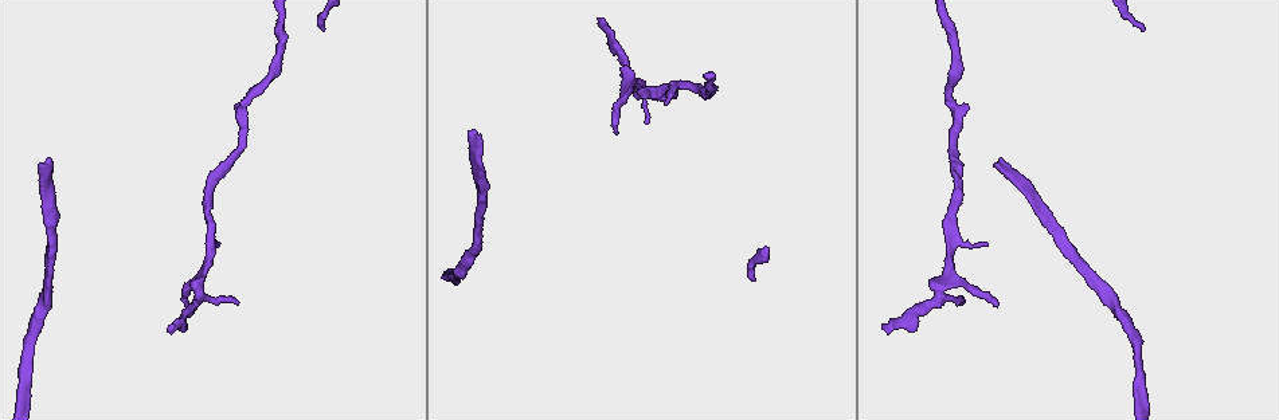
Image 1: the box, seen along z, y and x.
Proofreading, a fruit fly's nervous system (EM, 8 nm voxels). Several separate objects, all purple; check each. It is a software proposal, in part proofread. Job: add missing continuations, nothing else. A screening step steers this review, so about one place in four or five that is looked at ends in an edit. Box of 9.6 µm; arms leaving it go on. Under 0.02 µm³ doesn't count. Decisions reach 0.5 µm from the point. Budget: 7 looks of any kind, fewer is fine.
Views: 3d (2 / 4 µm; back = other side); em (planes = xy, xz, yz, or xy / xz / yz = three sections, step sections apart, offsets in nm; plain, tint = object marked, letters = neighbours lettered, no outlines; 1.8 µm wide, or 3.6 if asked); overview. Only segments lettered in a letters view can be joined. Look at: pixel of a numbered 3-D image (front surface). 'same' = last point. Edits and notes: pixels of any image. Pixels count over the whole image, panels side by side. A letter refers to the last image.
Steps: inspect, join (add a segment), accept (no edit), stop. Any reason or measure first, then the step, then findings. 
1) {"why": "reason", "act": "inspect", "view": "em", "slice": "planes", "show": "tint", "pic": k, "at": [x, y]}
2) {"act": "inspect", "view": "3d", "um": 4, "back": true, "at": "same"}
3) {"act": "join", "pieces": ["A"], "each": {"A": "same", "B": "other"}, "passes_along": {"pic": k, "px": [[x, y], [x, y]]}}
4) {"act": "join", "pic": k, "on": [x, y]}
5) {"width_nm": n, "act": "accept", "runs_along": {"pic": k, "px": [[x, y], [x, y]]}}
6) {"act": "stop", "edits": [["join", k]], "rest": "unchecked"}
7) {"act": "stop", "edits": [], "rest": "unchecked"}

{"why": "tapers out", "act": "inspect", "view": "em", "slice": "xz", "step": 8, "show": "letters", "pic": 1, "at": [479, 134]}

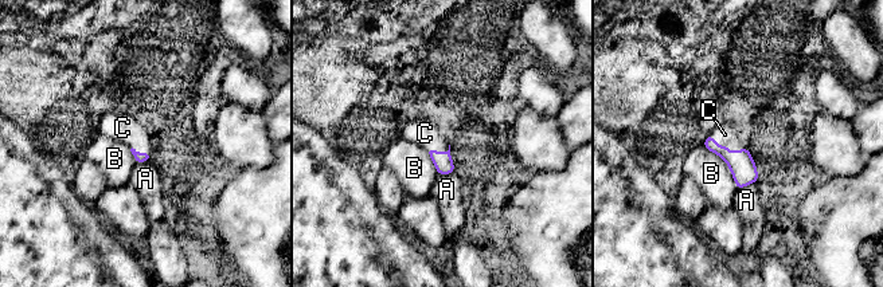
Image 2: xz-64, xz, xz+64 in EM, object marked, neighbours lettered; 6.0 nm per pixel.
{"longest_contact_nm": ["B", 340], "act": "join", "pieces": ["C"], "each": {"A": "other", "B": "other", "C": "same"}, "found": "it goes on there"}

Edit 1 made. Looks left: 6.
{"why": "free end", "act": "inspect", "view": "em", "um": 3.6, "slice": "planes", "show": "letters", "pic": 1, "at": [188, 302]}

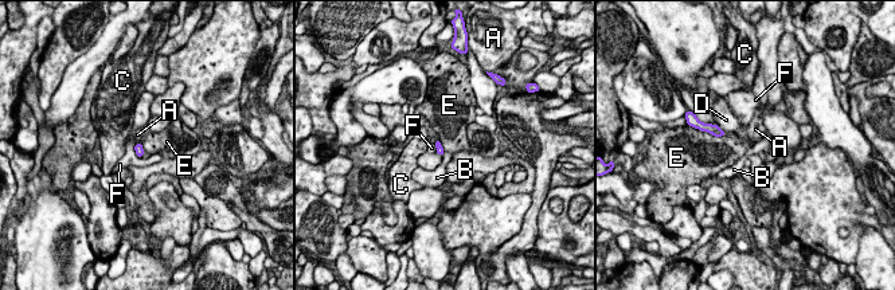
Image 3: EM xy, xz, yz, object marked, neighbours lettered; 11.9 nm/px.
{"longest_contact_nm": ["E", 180], "act": "accept", "each": {"A": "other", "B": "other", "C": "other", "D": "other", "E": "other", "F": "other"}, "border": {"pic": 3, "px": [[438, 138], [445, 151]]}, "found": "none of them fits"}

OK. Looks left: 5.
{"why": "branch stops here", "act": "inspect", "view": "3d", "um": 2, "pic": 1, "at": [599, 19]}

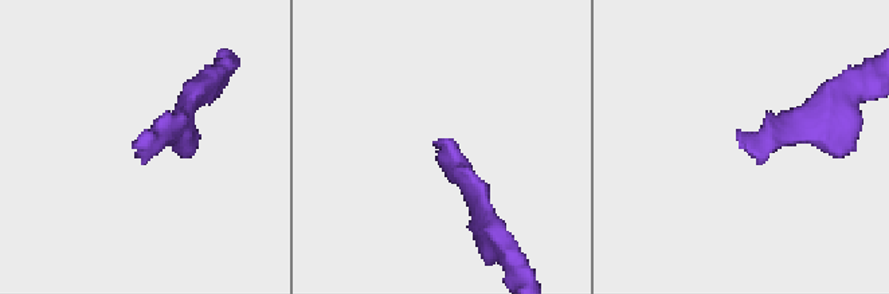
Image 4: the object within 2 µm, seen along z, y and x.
{"act": "inspect", "view": "em", "slice": "xz", "step": 8, "show": "letters", "pic": 4, "at": [137, 142]}

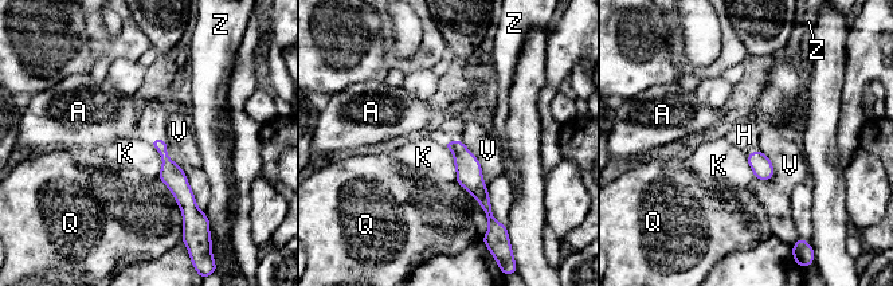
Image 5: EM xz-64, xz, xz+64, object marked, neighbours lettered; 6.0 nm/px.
{"act": "inspect", "view": "em", "slice": "xy", "step": 8, "show": "letters", "at": "same"}

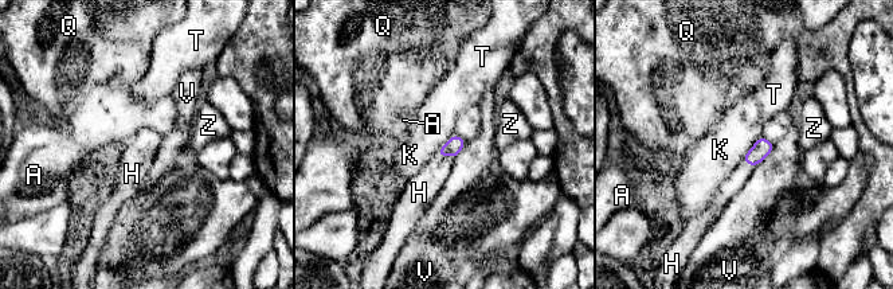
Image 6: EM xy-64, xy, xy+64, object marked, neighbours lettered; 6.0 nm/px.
{"width_nm": 100, "act": "join", "pieces": ["H"], "each": {"A": "other", "H": "same", "K": "other", "Q": "other", "T": "other", "V": "other", "Z": "other"}, "passes_along": {"pic": 6, "px": [[454, 145], [446, 155], [425, 186]]}, "found": "it goes on there"}

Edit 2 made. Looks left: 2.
{"act": "stop", "edits": [["join", 2], ["join", 6]], "rest": "unchecked"}

